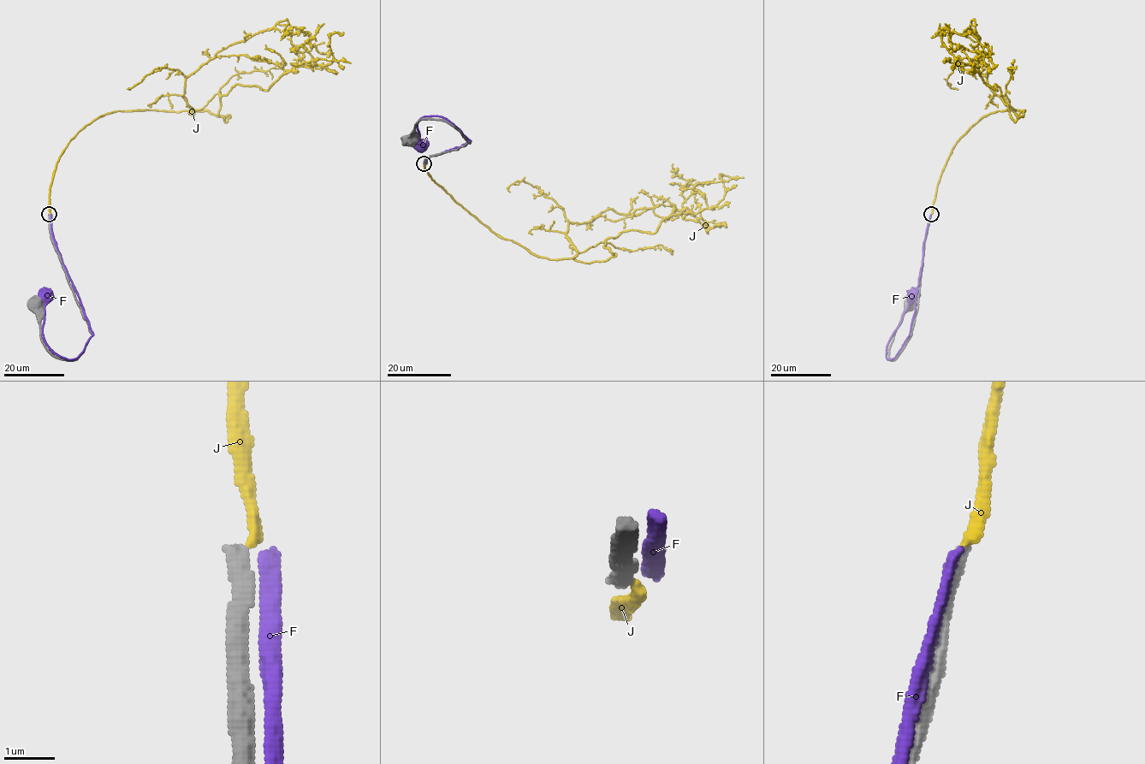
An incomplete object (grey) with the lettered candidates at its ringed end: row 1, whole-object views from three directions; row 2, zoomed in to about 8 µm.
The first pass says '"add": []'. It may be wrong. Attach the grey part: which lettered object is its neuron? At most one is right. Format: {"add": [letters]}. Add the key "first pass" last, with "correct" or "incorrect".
{"add": [], "first pass": "correct"}

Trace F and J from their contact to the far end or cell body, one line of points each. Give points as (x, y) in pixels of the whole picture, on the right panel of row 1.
F: (930, 216), (910, 334), (900, 351), (888, 359), (886, 348), (913, 299), (913, 294)
J: (931, 215), (957, 141), (984, 115), (1022, 111), (980, 76), (983, 46), (974, 37), (938, 32), (940, 23)

